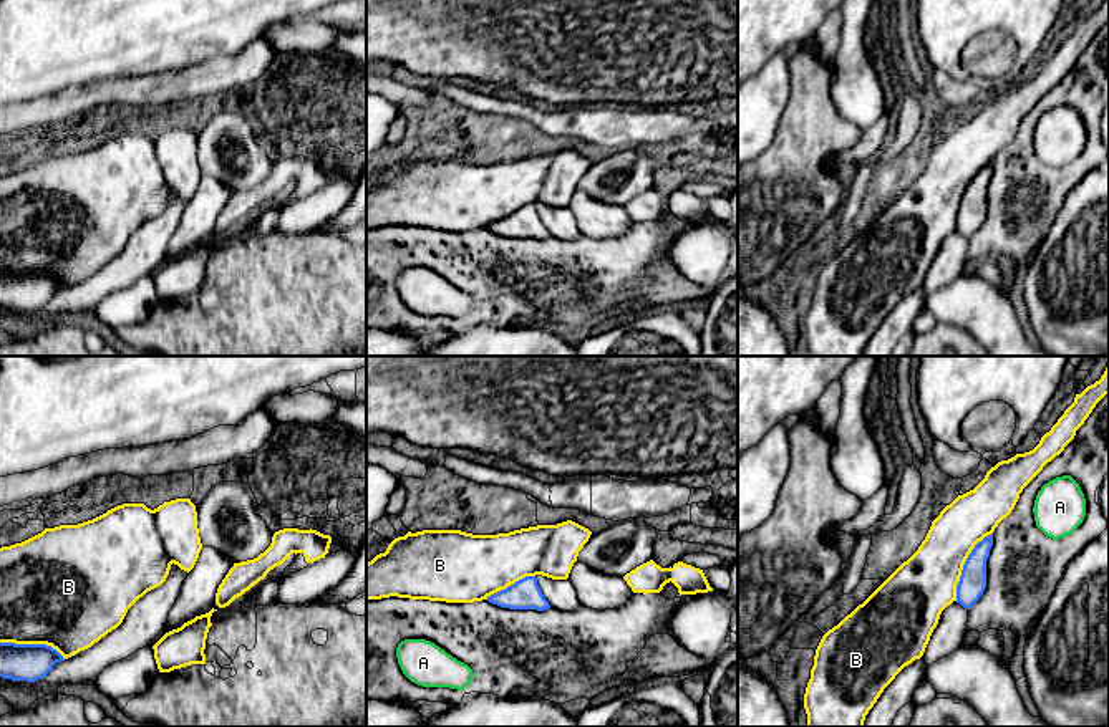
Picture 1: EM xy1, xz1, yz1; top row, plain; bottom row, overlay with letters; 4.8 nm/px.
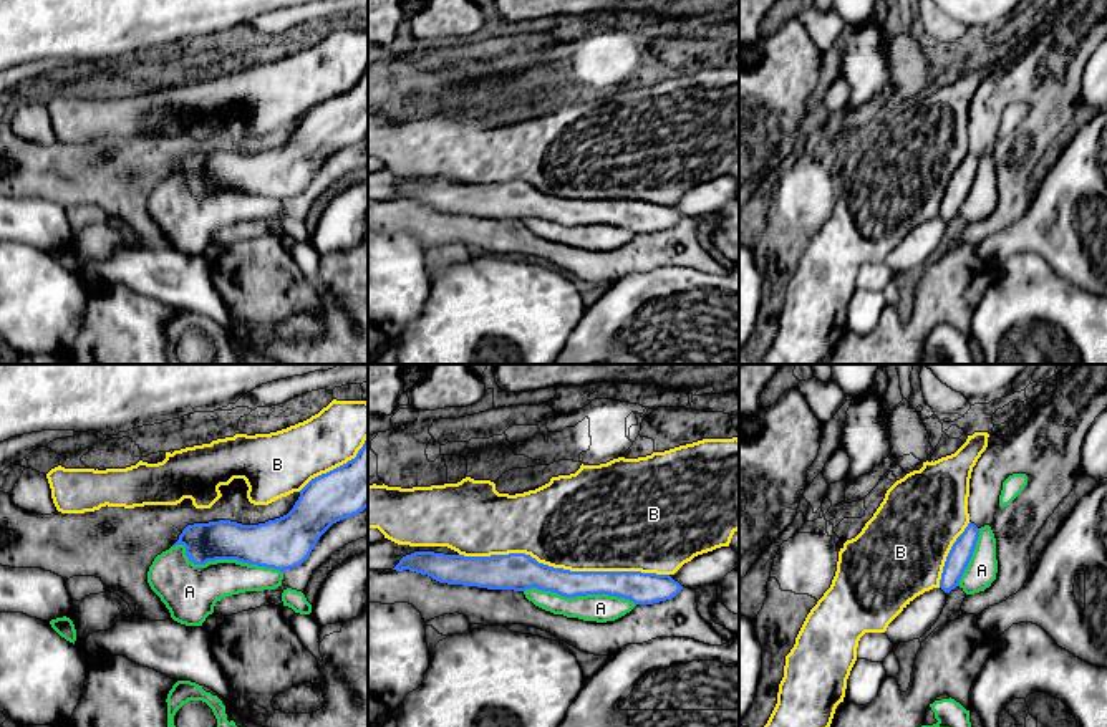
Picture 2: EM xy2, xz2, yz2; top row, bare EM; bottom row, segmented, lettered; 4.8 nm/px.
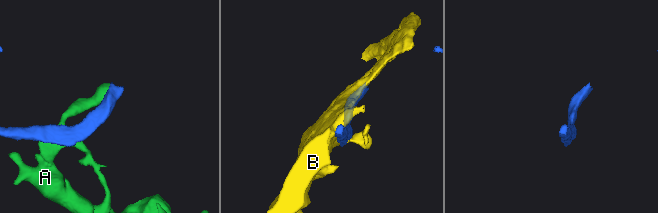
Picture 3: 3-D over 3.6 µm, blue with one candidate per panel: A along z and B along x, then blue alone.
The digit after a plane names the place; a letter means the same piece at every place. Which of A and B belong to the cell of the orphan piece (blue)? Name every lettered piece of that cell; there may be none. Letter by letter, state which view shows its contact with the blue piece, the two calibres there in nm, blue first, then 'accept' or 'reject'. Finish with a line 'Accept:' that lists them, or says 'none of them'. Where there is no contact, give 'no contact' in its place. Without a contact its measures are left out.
A: xy2 | 220/280 nm | reject
B: xz2 | 190/480 nm | accept
Accept: B

